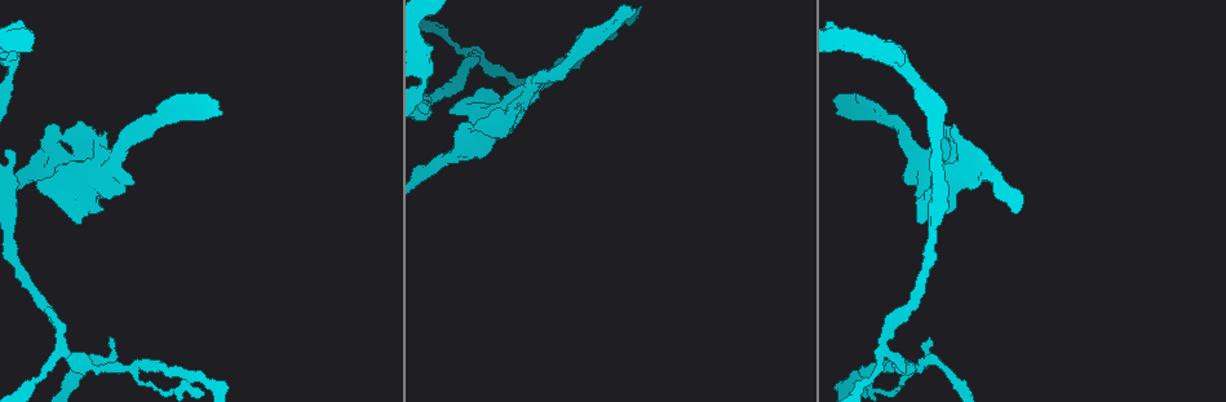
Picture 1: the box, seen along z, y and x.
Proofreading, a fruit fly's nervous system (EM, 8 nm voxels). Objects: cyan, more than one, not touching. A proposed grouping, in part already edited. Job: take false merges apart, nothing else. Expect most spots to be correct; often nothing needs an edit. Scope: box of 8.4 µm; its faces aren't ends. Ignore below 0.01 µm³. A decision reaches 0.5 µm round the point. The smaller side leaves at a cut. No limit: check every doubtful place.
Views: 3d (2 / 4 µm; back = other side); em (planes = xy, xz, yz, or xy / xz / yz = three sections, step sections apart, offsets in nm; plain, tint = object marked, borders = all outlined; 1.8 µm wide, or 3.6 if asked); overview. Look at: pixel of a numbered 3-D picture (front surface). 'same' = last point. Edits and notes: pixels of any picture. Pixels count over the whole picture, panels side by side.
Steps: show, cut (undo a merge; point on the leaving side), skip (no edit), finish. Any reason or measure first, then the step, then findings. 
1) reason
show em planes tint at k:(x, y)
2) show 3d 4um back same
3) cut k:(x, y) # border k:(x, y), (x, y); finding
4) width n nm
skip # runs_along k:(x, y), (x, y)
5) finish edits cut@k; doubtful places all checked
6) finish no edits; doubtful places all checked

abrupt turn
show 3d 2um at 1:(107, 368)

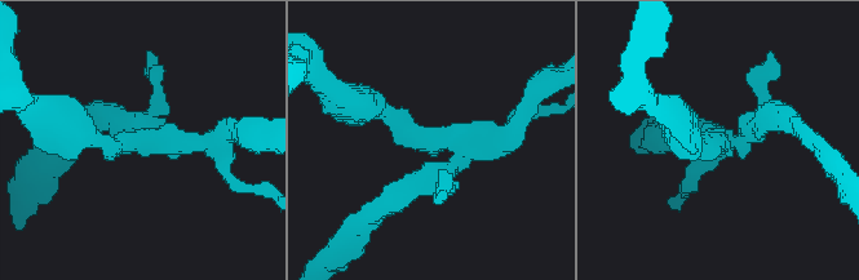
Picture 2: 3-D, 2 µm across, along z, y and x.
show em xz step 16 tint at 2:(140, 138)

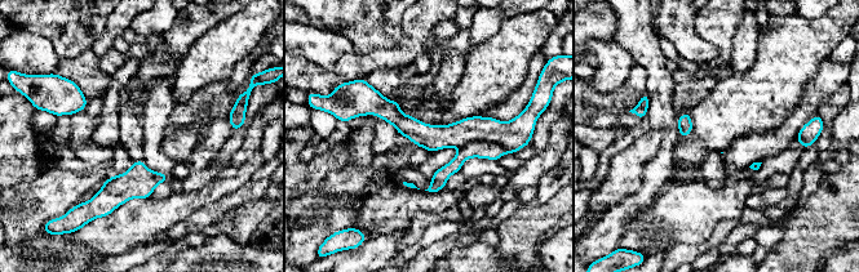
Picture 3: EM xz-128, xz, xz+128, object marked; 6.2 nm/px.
another direction
show em xy step 8 tint same

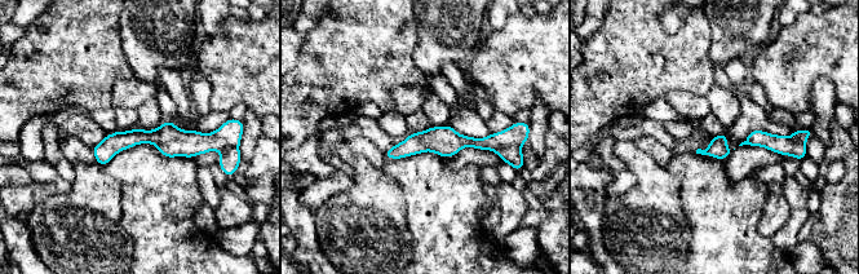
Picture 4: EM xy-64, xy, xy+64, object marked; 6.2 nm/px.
cut 4:(513, 155) # border 4:(514, 144), (496, 146), (492, 150); a second cell is stuck on

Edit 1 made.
touches itself
show 3d 2um at 1:(860, 115)

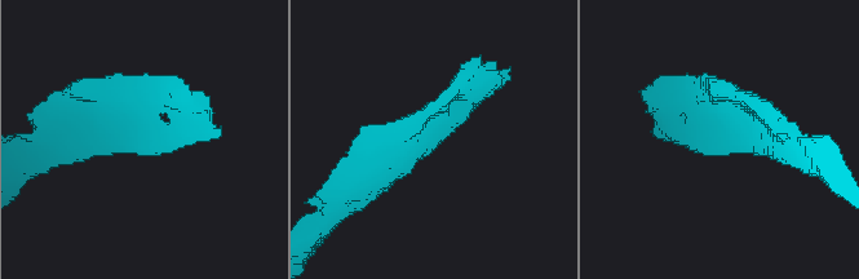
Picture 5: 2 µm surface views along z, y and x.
show em planes tint at 5:(717, 142)

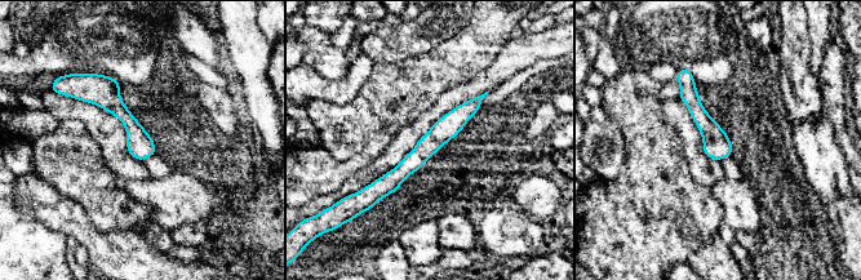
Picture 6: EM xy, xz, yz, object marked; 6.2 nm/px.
width 150 nm
skip # runs_along 6:(479, 100), (390, 182), (371, 194); all the same cell

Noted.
arms part here
show 3d 2um at 1:(561, 66)

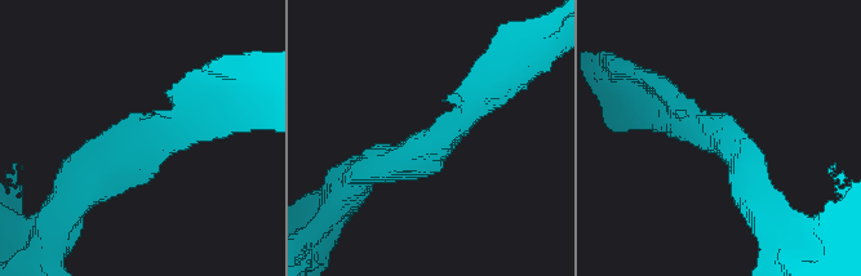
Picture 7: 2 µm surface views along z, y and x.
arms 3; arm_widths 170, 170, 280 nm
show em xy step 8 tint at 7:(148, 131)

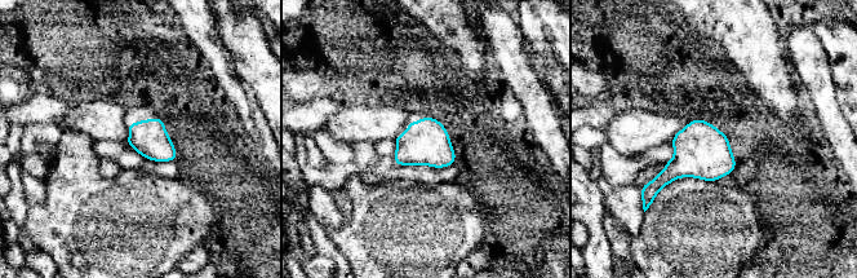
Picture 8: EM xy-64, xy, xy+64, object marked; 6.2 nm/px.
width 220 nm
skip # one cell here

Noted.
thick turns thin
show em 3.6um planes tint at 1:(93, 176)

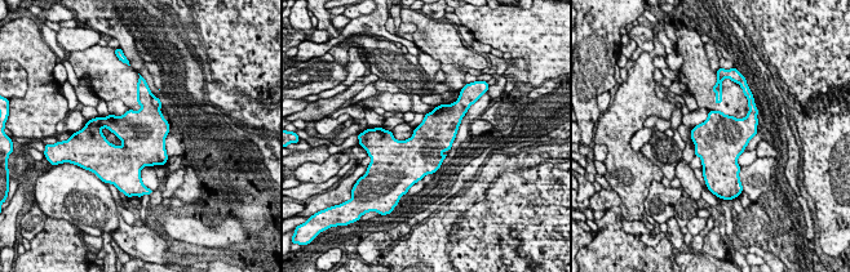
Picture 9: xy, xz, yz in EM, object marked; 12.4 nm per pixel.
skip # all the same cell

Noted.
finish edits cut@4; doubtful places all checked

